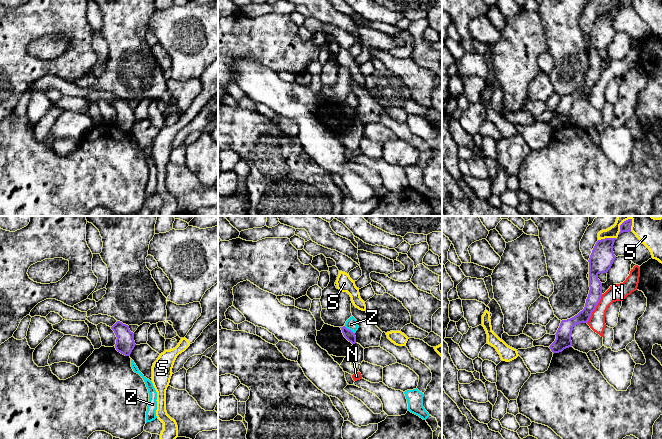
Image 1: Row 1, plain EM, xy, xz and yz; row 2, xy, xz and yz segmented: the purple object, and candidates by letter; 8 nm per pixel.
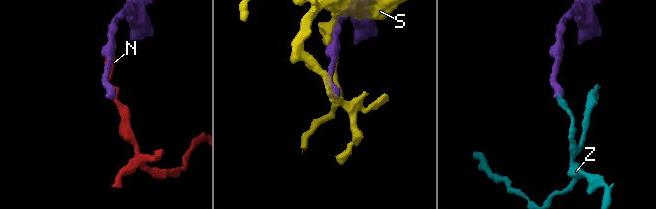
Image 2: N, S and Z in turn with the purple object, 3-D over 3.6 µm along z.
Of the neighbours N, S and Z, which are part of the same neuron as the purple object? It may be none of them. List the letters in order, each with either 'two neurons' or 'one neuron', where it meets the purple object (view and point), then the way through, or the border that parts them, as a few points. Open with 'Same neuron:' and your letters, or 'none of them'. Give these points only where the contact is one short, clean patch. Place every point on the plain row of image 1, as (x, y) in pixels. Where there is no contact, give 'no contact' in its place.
Same neuron: none of them
N: two neurons | yz (595, 83) | along yz (602, 70), (586, 98)
S: two neurons | yz (606, 14)
Z: two neurons | xz (348, 105) | along xz (344, 102), (354, 109)

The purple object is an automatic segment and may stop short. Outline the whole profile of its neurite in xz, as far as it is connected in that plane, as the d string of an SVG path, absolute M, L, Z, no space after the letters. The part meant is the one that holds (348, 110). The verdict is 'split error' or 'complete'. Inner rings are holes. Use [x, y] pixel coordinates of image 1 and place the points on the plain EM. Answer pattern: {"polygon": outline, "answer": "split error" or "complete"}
{"polygon": "M345 102L340 103L342 106L342 109L344 111L344 113L351 118L352 120L356 119L356 112L355 109L353 109L351 106L347 105Z", "answer": "complete"}

